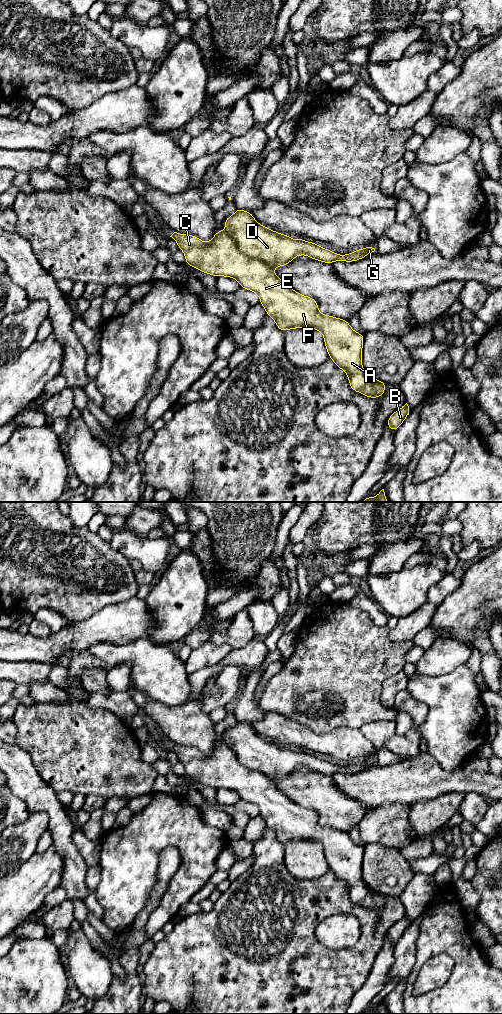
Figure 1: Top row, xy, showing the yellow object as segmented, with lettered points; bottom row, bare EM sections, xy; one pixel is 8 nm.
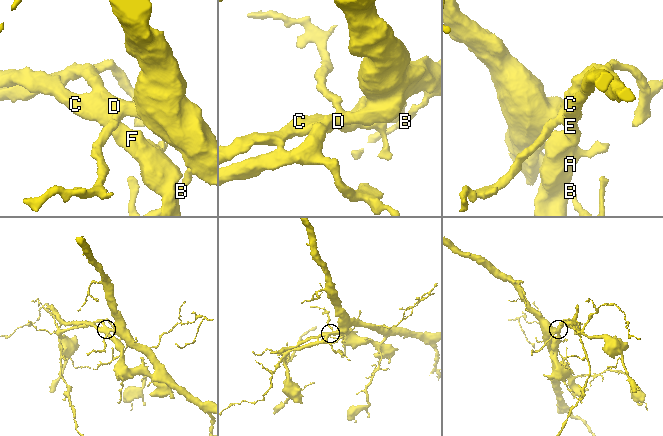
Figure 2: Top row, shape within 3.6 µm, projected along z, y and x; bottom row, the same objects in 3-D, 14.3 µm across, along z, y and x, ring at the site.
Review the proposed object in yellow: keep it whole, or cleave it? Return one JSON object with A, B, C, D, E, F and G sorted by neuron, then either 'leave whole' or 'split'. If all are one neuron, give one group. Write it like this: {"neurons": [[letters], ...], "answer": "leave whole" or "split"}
{"neurons": [["A", "B", "C", "D", "E", "F", "G"]], "answer": "leave whole"}

